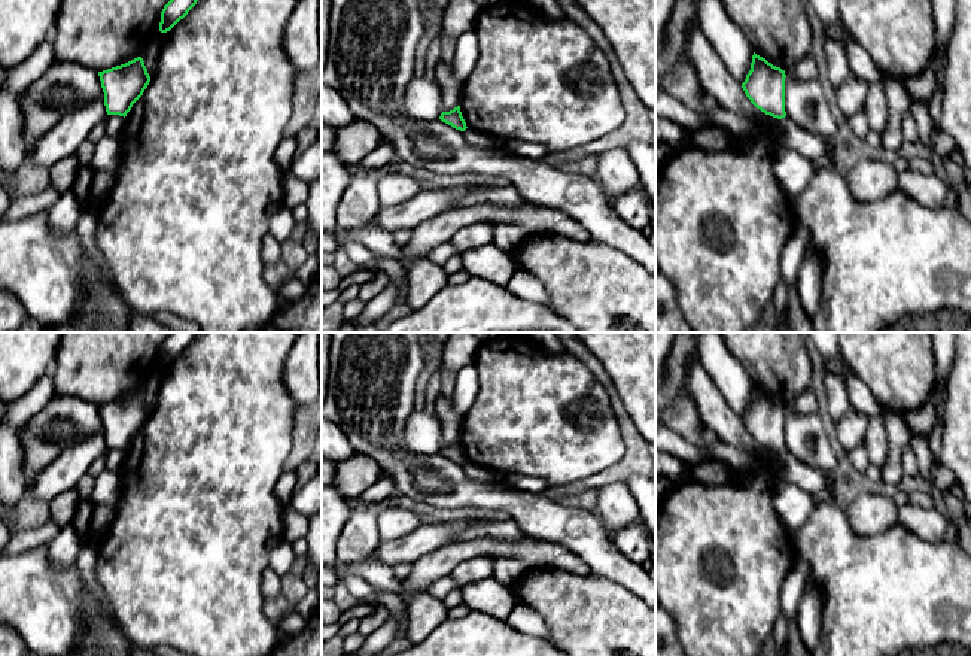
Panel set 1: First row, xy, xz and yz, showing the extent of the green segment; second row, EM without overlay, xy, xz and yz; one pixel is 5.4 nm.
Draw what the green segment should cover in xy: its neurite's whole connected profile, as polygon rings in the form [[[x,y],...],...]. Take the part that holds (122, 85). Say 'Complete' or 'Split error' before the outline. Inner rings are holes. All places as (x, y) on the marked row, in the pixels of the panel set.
Complete. [[[141,57],[125,64],[98,72],[104,92],[107,115],[127,116],[133,104],[143,95],[150,76]]]

